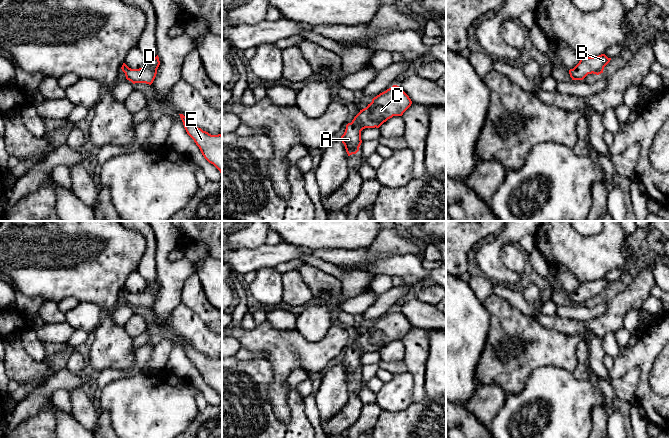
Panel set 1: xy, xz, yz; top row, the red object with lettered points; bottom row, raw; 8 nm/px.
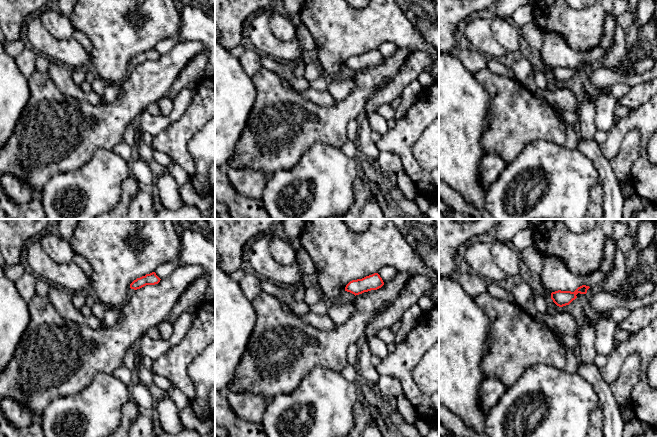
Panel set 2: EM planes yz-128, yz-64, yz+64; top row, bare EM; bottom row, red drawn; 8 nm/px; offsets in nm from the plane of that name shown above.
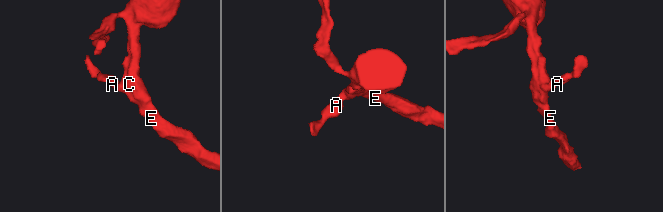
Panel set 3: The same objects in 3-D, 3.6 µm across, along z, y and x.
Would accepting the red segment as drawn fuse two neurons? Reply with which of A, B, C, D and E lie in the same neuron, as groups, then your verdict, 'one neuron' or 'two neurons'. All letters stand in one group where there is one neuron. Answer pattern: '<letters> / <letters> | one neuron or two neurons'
A B C D E | one neuron

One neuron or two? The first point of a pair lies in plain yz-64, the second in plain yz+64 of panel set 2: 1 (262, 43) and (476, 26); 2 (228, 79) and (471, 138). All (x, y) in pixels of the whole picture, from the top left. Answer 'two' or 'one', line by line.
1: one
2: one

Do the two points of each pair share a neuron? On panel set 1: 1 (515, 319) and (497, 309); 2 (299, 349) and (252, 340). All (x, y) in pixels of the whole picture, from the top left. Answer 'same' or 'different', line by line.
1: same
2: same

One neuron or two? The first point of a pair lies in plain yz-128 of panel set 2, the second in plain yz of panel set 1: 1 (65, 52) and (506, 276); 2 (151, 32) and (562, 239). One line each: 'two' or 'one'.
1: one
2: one

